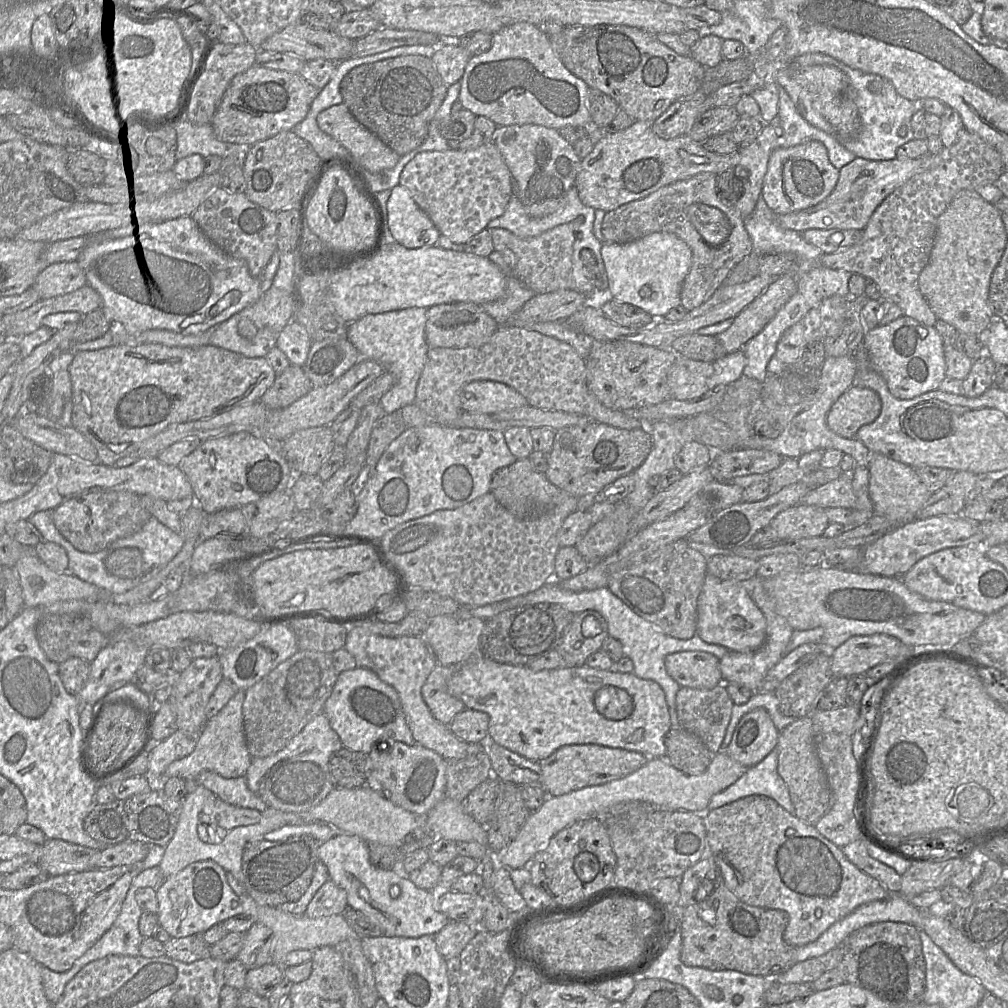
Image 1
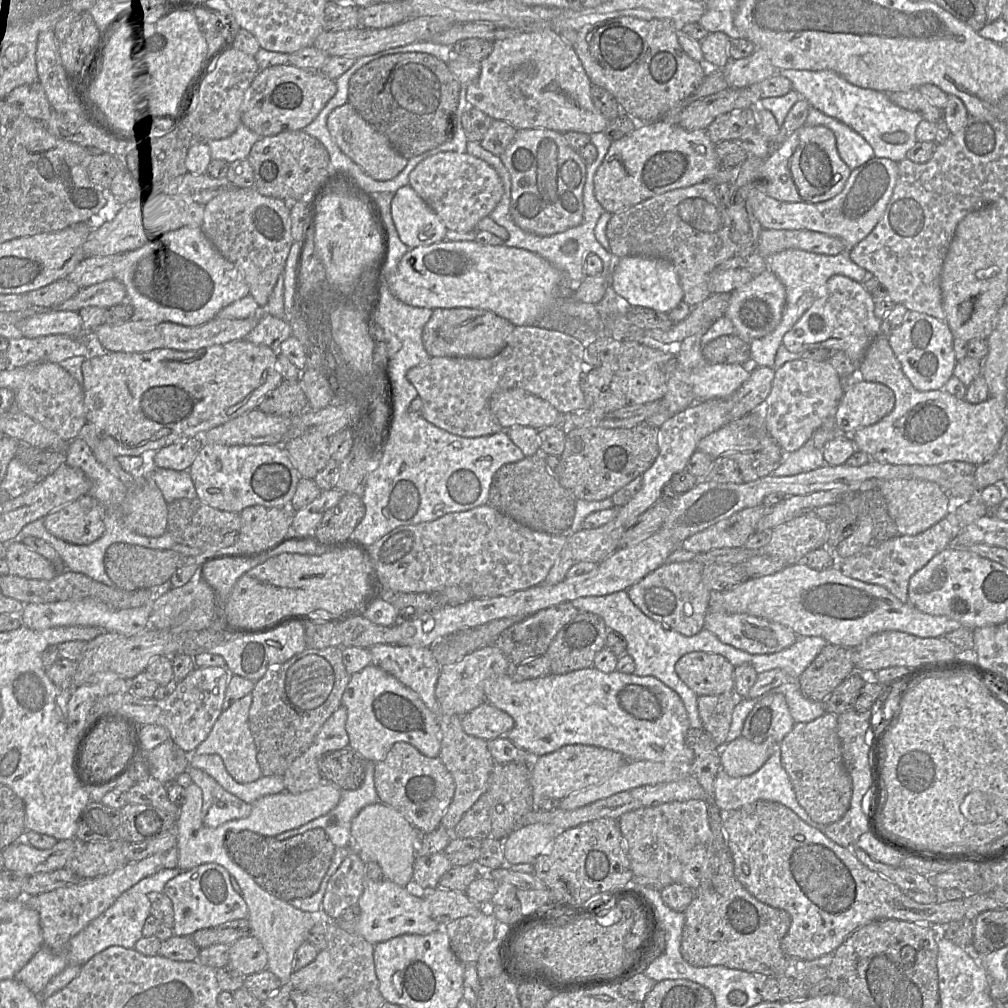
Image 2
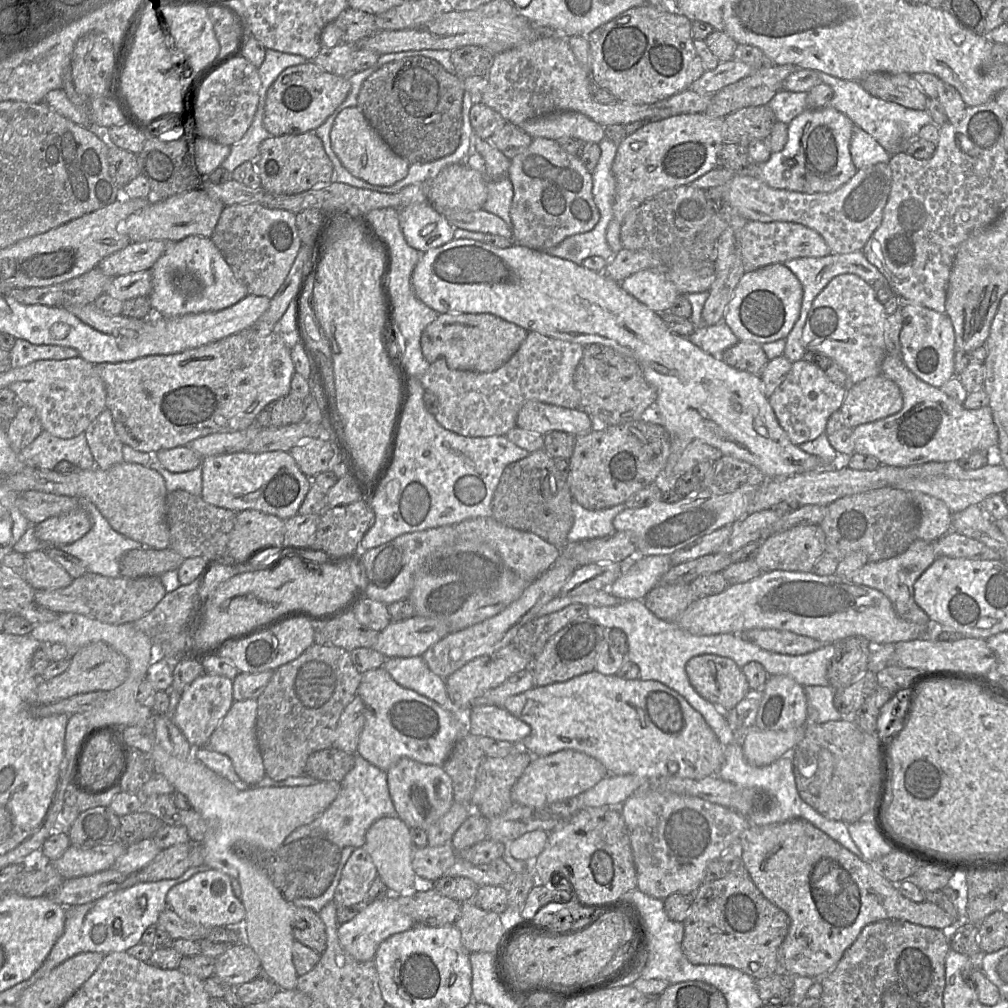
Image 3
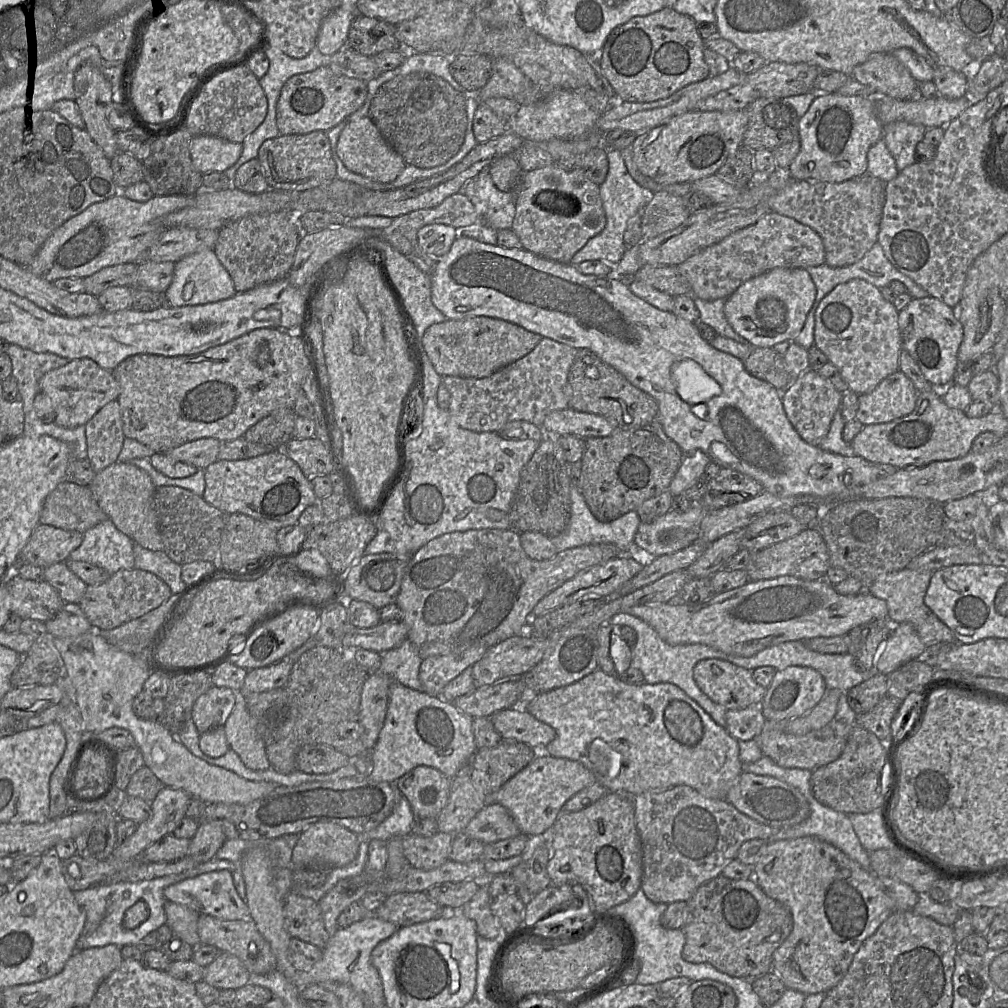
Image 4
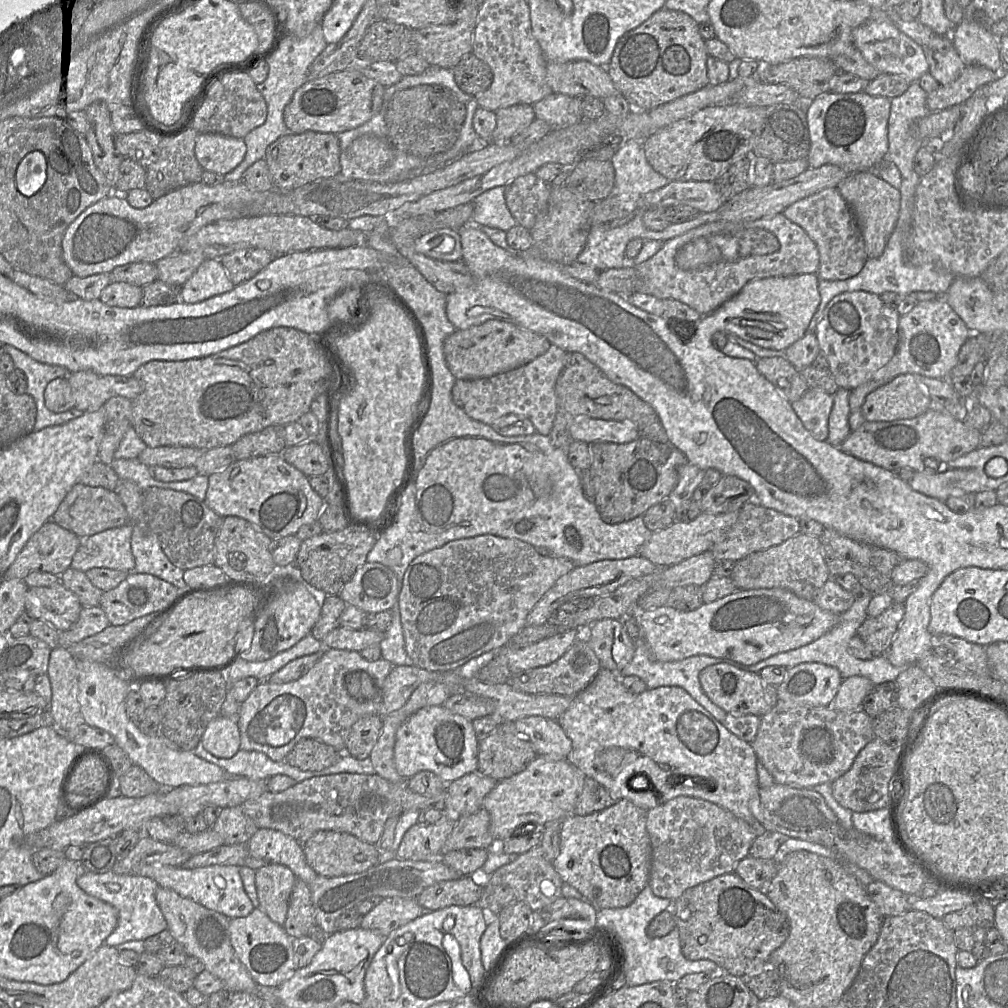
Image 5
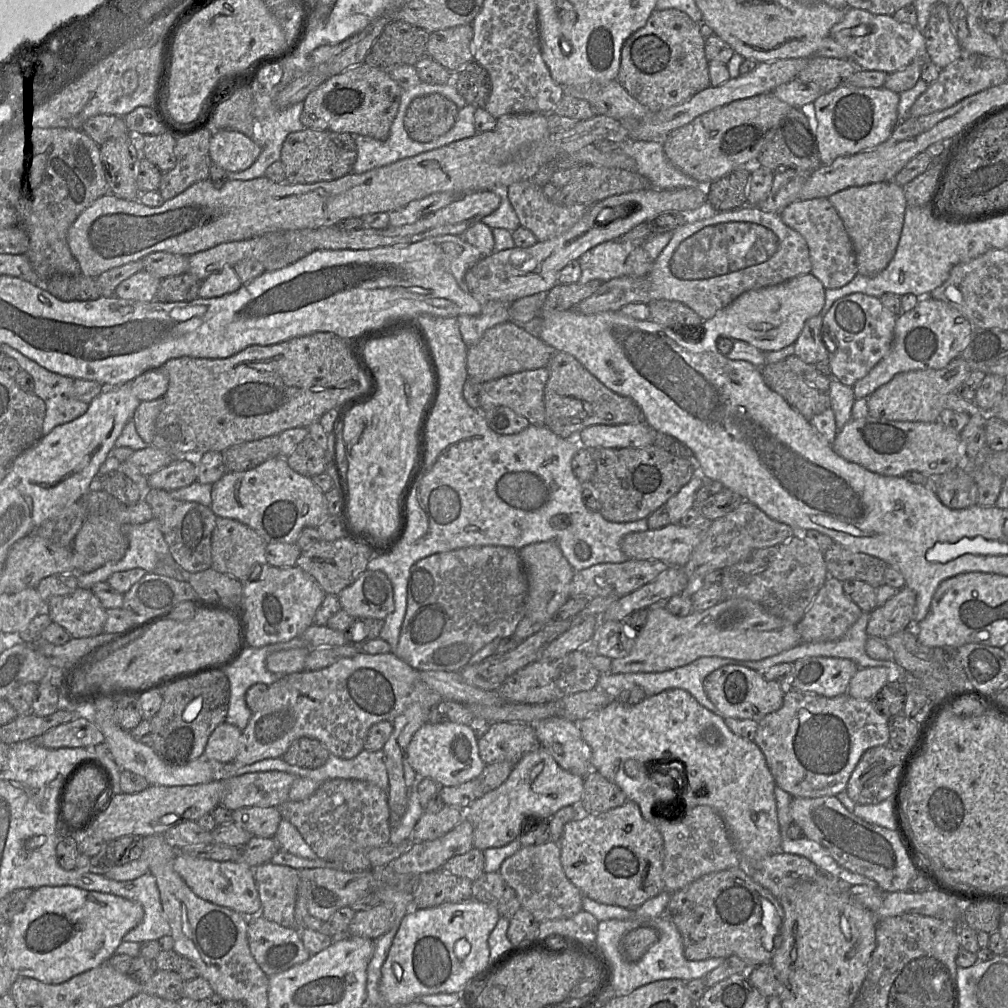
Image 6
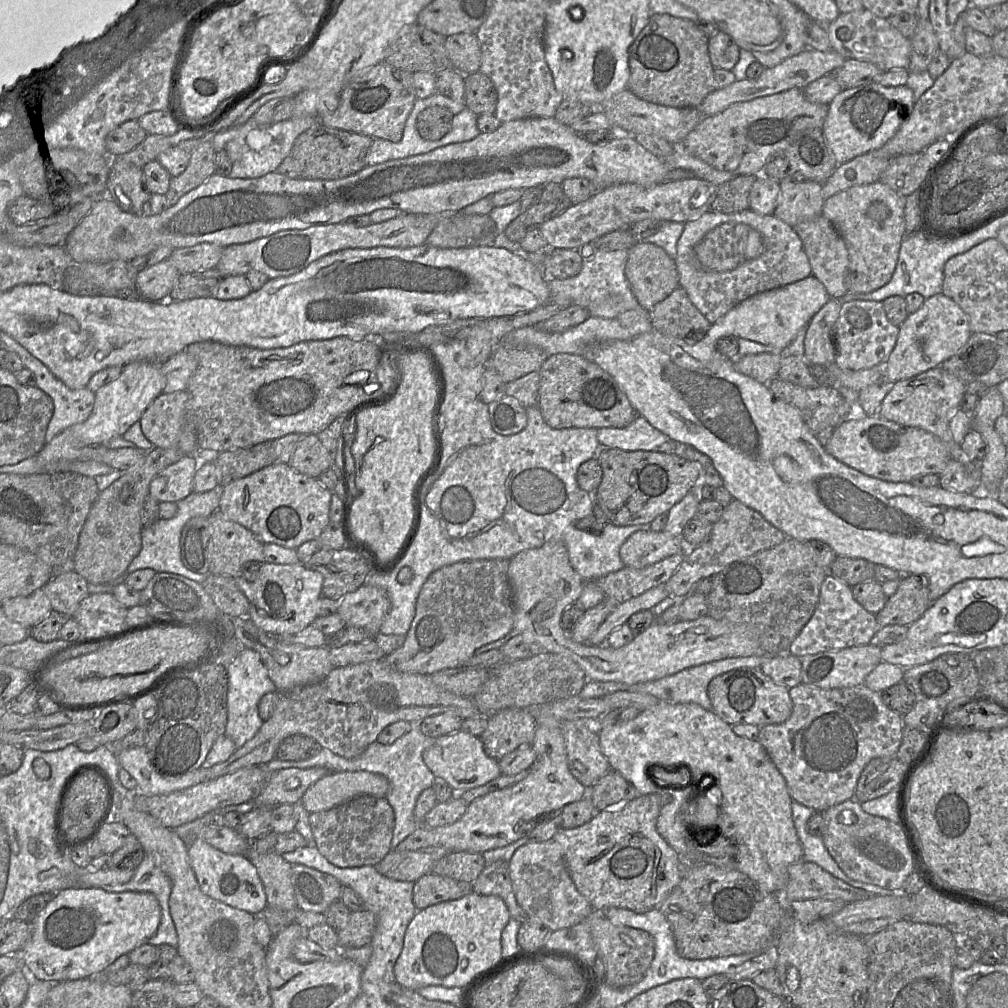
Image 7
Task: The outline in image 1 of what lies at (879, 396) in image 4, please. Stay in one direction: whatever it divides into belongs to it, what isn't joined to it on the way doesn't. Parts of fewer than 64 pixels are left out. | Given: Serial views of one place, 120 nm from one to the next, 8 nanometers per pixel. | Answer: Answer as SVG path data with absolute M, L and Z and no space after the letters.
M853 385L832 405L826 422L836 434L845 438L856 438L862 426L877 419L881 408L881 399L875 391Z

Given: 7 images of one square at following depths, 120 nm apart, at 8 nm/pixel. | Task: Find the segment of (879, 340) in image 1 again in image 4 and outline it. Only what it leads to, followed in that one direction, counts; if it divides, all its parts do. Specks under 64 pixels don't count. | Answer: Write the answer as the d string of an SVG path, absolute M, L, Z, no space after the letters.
M927 296L920 299L912 299L906 309L899 311L899 329L902 337L902 350L905 350L916 361L925 378L938 389L945 388L952 383L956 373L958 350L963 340L963 326L958 319L955 308L951 308L941 300Z

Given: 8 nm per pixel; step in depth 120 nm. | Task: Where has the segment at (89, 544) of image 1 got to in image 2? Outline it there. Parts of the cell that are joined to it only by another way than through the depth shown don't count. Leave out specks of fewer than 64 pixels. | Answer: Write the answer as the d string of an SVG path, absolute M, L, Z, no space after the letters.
M90 495L54 510L43 520L48 532L74 545L89 545L105 531L103 507Z

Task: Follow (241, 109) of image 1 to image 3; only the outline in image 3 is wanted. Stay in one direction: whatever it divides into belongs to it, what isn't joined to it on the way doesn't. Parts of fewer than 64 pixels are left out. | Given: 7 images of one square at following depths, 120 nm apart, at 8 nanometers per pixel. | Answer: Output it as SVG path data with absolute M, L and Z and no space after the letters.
M313 62L289 67L267 91L263 126L272 136L314 131L344 102L350 89L348 77L329 73Z

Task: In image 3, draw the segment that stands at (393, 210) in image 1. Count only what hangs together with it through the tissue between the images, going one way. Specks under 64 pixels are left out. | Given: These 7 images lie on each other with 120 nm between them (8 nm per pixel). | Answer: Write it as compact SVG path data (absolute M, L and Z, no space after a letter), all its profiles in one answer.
M429 201L400 209L399 215L406 242L420 252L438 248L454 239L455 228Z

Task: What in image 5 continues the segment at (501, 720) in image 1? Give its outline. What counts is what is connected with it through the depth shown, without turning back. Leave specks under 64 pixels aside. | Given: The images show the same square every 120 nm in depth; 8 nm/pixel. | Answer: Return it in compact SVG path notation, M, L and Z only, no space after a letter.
M601 668L587 687L572 697L570 706L556 721L561 725L572 742L571 751L565 760L572 764L583 776L593 778L604 786L614 800L629 800L647 812L660 803L668 801L668 797L672 794L674 787L688 784L687 777L693 777L694 781L700 784L702 783L701 785L704 788L698 787L697 796L689 795L689 797L714 803L749 824L757 824L757 795L759 795L760 785L757 776L758 759L751 743L745 742L731 733L683 688L677 686L662 686L654 689L646 689L639 694L634 694L623 686L619 675L608 669Z

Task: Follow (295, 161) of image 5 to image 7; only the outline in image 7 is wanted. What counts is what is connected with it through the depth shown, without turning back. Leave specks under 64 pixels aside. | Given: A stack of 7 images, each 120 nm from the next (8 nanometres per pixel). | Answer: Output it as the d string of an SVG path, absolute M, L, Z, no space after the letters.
M317 123L311 129L300 134L293 144L291 157L301 167L300 178L309 180L336 180L353 175L366 167L366 156L373 138L329 128Z

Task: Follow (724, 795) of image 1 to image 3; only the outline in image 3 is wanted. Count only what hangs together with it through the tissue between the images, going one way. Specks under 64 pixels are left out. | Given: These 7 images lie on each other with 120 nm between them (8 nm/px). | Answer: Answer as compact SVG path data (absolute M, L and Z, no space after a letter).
M740 741L734 742L724 747L724 762L717 776L724 781L741 787L763 790L769 795L771 807L765 811L753 813L751 816L746 817L752 825L765 826L783 823L792 819L805 820L848 849L863 862L869 862L853 841L848 828L849 824L825 818L801 799L796 788L792 761L789 755L782 756L767 766L754 767L749 765L745 760Z

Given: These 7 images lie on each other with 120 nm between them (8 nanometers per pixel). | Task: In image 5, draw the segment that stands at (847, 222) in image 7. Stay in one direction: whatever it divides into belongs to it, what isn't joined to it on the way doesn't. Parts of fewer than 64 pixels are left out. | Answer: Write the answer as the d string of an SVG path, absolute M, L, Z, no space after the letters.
M874 170L849 174L840 182L837 188L854 214L864 239L868 258L880 257L899 218L901 207L900 190L883 180Z

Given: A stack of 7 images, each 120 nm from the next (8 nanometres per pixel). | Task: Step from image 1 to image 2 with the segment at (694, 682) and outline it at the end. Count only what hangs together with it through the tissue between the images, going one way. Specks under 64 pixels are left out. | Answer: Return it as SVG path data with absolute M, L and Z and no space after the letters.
M687 653L675 664L675 671L697 696L734 693L735 667L719 654Z

